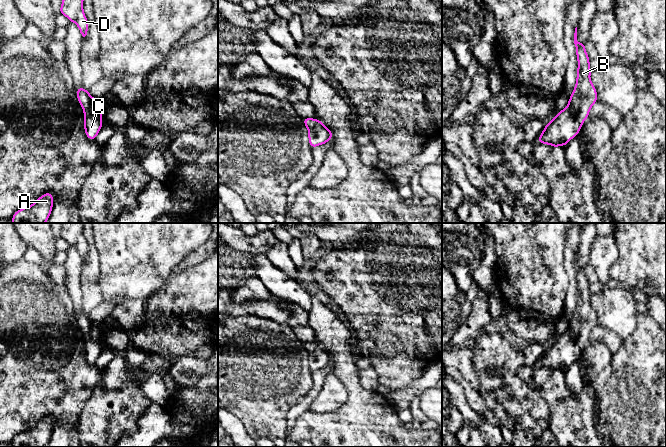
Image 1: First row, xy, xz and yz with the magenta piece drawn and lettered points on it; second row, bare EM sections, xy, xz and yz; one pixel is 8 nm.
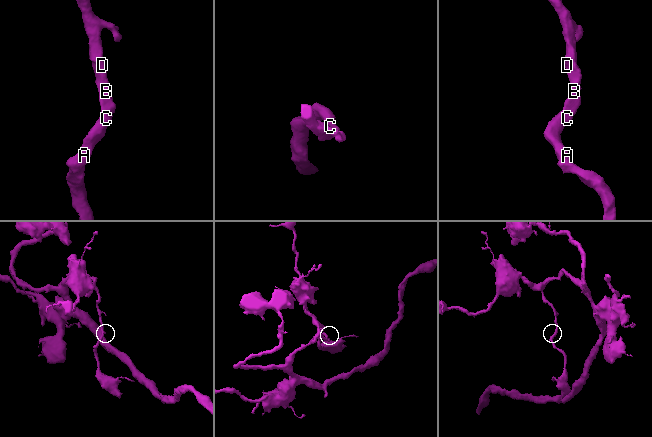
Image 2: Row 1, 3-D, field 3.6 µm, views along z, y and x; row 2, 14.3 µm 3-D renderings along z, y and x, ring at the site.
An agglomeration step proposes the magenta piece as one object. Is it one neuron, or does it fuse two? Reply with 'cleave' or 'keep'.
keep

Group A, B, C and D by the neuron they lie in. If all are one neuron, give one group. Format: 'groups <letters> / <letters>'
groups A B C D

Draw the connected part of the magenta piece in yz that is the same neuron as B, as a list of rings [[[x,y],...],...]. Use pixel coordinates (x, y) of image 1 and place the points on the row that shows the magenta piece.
[[[577,27],[574,33],[574,44],[578,59],[576,85],[568,106],[558,112],[555,118],[546,124],[538,143],[565,146],[581,130],[591,107],[597,102],[597,91],[591,83],[590,59],[585,51],[585,44],[577,41]]]

